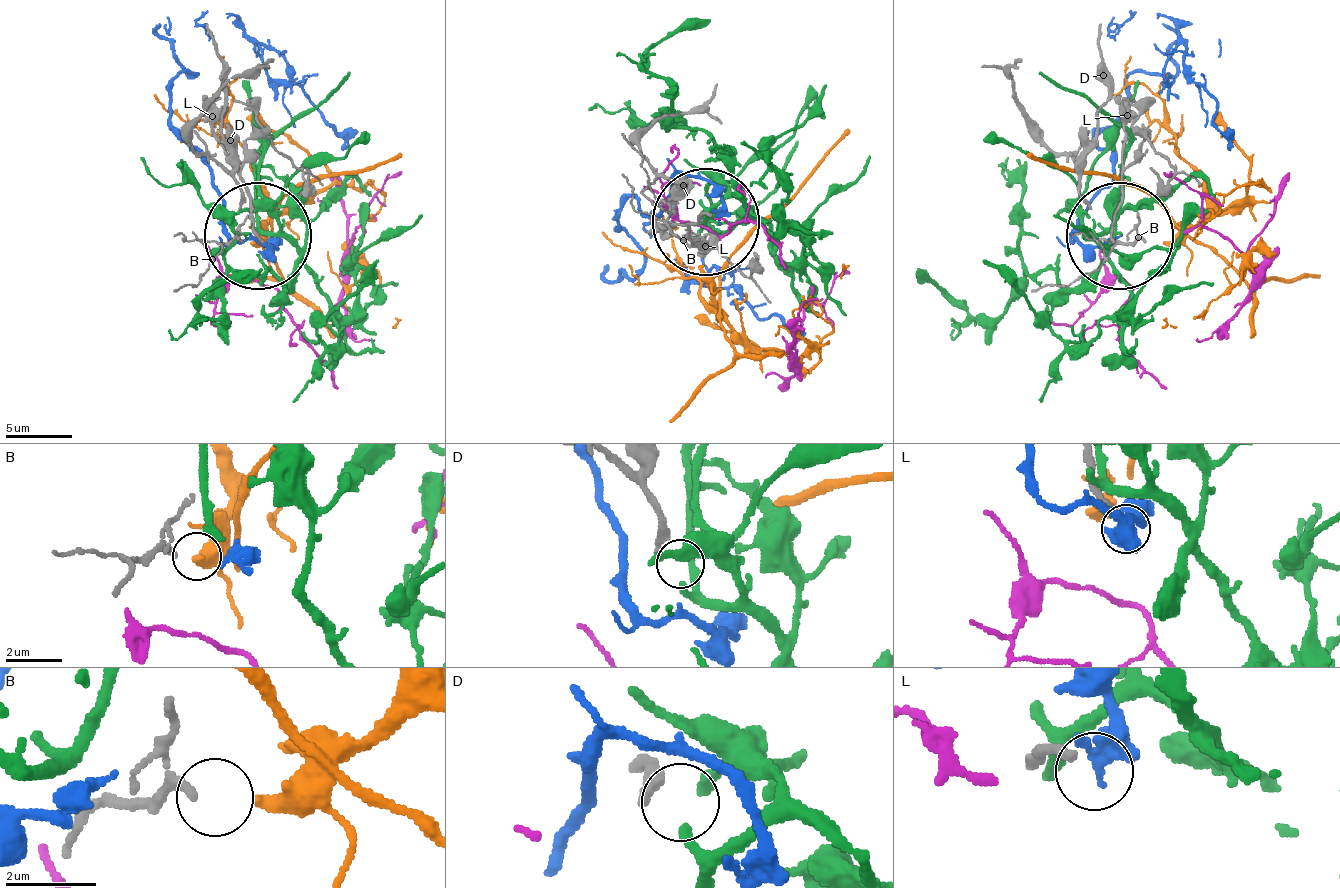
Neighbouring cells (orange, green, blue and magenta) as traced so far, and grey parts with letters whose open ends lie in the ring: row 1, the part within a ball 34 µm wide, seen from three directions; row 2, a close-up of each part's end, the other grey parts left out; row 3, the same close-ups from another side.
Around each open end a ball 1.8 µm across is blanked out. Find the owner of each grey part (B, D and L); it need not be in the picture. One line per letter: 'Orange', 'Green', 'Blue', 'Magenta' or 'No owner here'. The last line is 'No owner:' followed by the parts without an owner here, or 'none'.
B: Orange
D: Green
L: Blue
No owner: none

